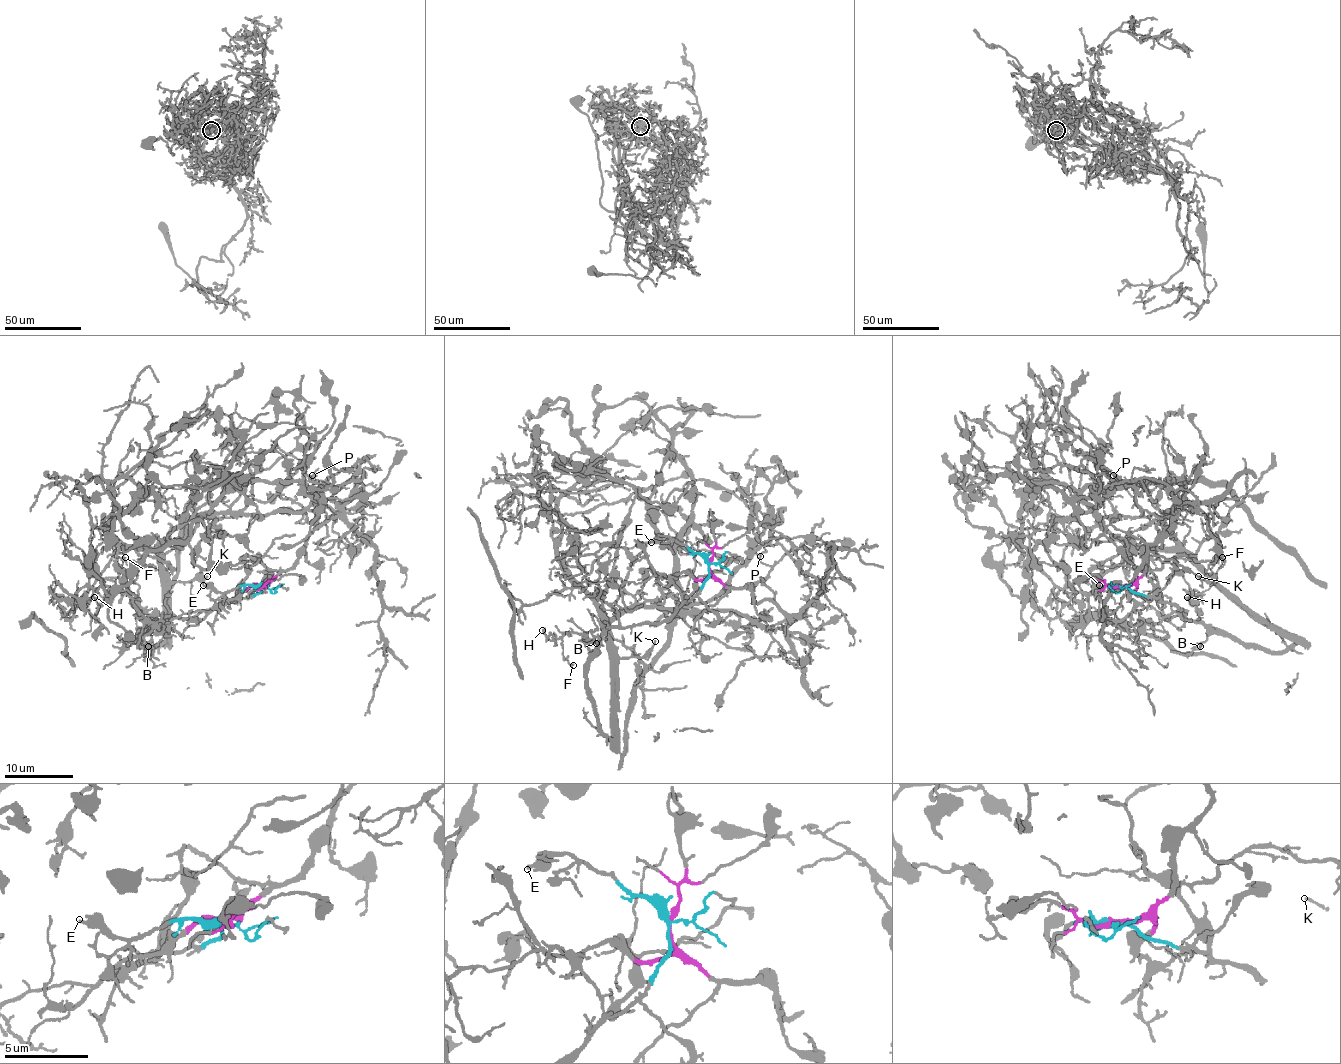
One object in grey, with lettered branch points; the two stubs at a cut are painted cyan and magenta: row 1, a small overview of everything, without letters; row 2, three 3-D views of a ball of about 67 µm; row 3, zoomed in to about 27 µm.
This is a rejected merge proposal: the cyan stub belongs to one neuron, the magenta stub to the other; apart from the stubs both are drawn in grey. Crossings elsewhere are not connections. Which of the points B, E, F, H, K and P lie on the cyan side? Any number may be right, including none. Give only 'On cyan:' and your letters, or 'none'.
On cyan: B, E, F, H, K

